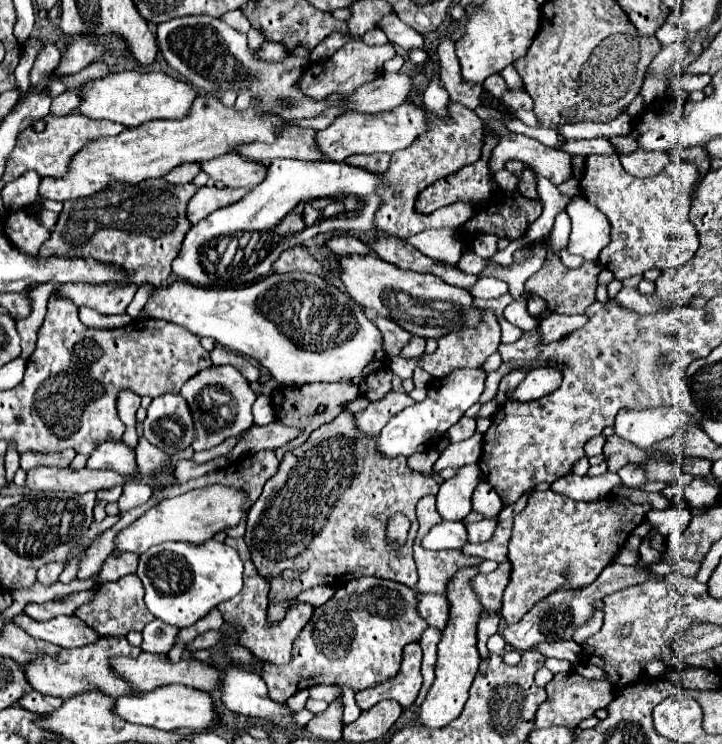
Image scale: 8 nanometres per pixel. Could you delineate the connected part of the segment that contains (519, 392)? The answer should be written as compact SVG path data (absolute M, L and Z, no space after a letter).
M535 368L525 376L523 382L517 384L517 388L507 392L507 398L521 400L521 402L531 402L535 398L541 398L541 396L557 390L557 386L559 386L557 382L561 382L559 376L561 374L553 368Z

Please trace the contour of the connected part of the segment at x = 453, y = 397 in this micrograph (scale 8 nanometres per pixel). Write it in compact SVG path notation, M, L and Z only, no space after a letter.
M459 368L441 380L433 380L433 384L427 388L427 398L423 402L417 402L401 410L385 424L385 428L379 432L375 440L377 452L385 458L397 458L411 456L415 452L425 452L427 448L437 444L443 432L449 430L467 408L479 402L485 378L487 374L481 368Z

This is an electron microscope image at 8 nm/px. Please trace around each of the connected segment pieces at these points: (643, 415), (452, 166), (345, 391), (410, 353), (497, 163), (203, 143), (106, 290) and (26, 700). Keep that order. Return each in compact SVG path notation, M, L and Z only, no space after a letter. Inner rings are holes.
M649 408L649 410L621 410L615 418L615 434L629 440L637 448L649 448L655 442L673 436L683 424L695 420L677 408Z
M417 92L417 96L413 96L411 102L417 104L419 108L425 108L425 112L431 116L429 130L423 132L409 148L391 154L391 162L385 172L385 188L381 188L381 208L377 210L377 218L373 220L373 224L377 230L387 232L397 238L409 238L409 236L419 234L429 228L449 228L449 230L461 232L463 224L475 216L475 212L477 212L475 204L455 202L455 204L443 206L427 216L417 214L413 206L423 188L431 186L435 180L445 178L481 158L483 122L473 110L469 110L457 102L447 104L447 114L449 114L447 120L441 120L437 114L427 110L427 106L423 104L423 96L419 92Z
M317 382L303 384L303 386L280 386L273 394L272 399L273 408L275 408L275 416L277 416L277 420L279 420L281 424L301 428L303 432L301 432L297 438L293 438L289 444L285 444L285 446L273 450L275 456L281 460L283 454L285 454L287 450L291 450L291 448L303 444L313 430L317 430L319 426L323 426L323 424L335 420L335 416L341 414L341 412L345 410L345 406L347 406L349 402L353 402L355 398L359 398L359 388L357 388L355 384L351 384L351 382L339 382L339 384ZM319 404L325 404L327 410L325 410L323 414L315 416L315 410L317 410Z
M413 336L413 340L409 340L407 348L401 350L401 356L403 358L417 358L425 352L425 338L419 338L419 336Z
M497 120L489 122L489 130L499 136L499 148L495 148L495 152L491 152L491 158L489 158L489 170L493 174L503 170L507 160L519 160L535 168L541 176L549 178L555 186L571 178L571 156L567 156L565 152L547 148L533 138L511 134Z
M197 96L189 116L181 120L149 120L137 128L129 128L117 136L105 136L91 140L73 156L69 172L65 176L41 178L39 196L43 200L73 200L93 196L113 184L139 184L149 178L161 178L171 168L183 162L203 162L227 152L233 152L237 144L245 142L265 142L277 140L277 128L285 122L271 114L257 114L253 106L243 112L223 106L213 96Z
M67 284L59 286L57 292L71 298L75 306L93 308L101 314L123 314L129 302L133 300L137 286L113 286L113 284L101 284L101 286L89 286L89 284Z
M29 690L25 696L21 696L21 700L17 700L17 704L29 712L35 712L35 714L45 714L45 712L51 712L55 708L61 706L61 698L55 698L55 696L45 696L37 690Z

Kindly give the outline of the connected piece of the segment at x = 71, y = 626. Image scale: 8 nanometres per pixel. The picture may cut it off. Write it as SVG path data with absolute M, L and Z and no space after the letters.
M17 614L13 618L13 624L21 626L21 630L25 630L29 636L47 640L61 648L81 648L99 640L97 632L93 632L89 626L85 626L85 622L77 620L75 616L57 616L47 622L37 622L27 614Z

